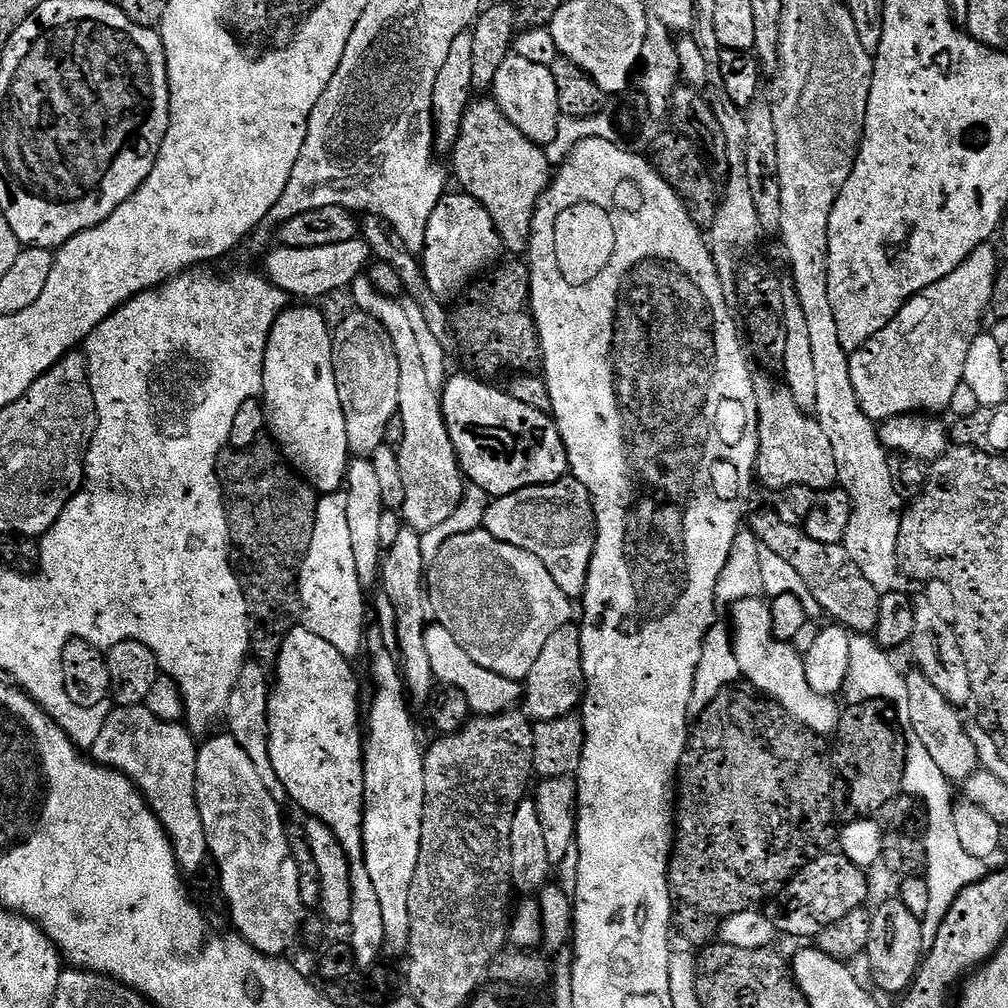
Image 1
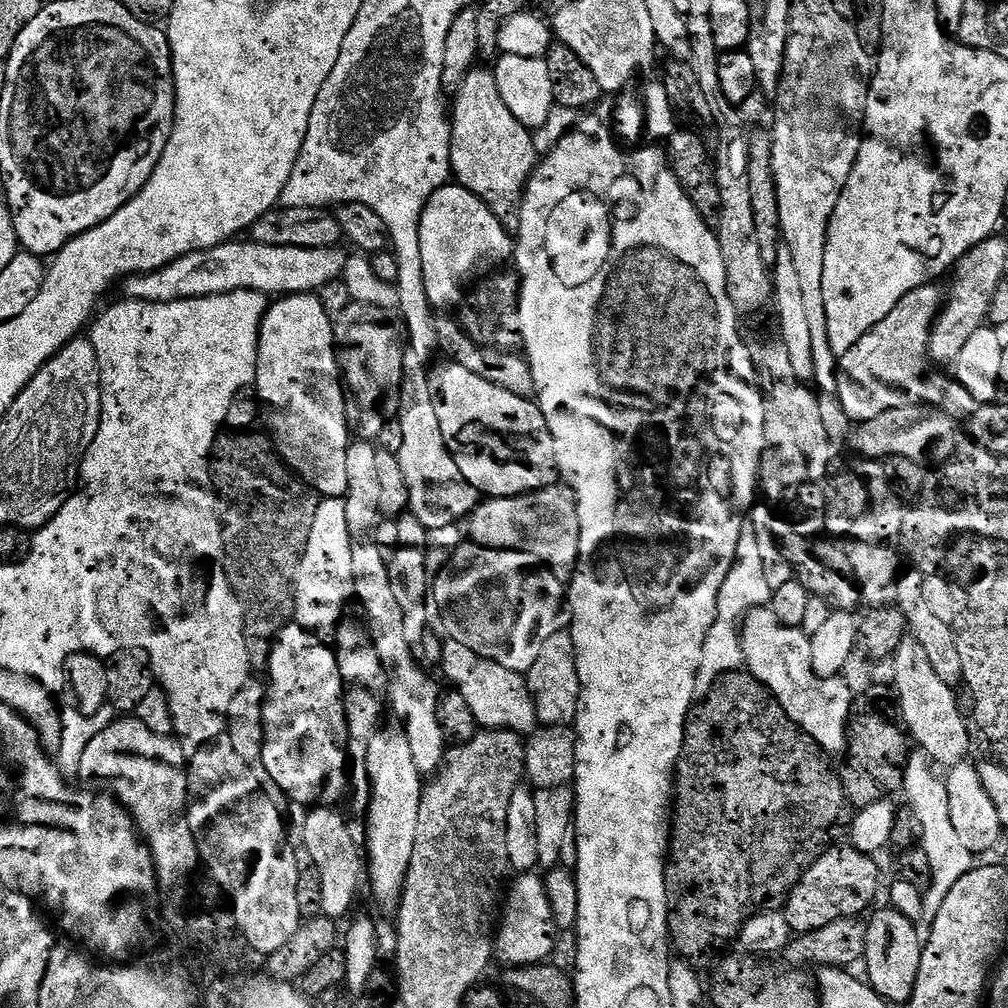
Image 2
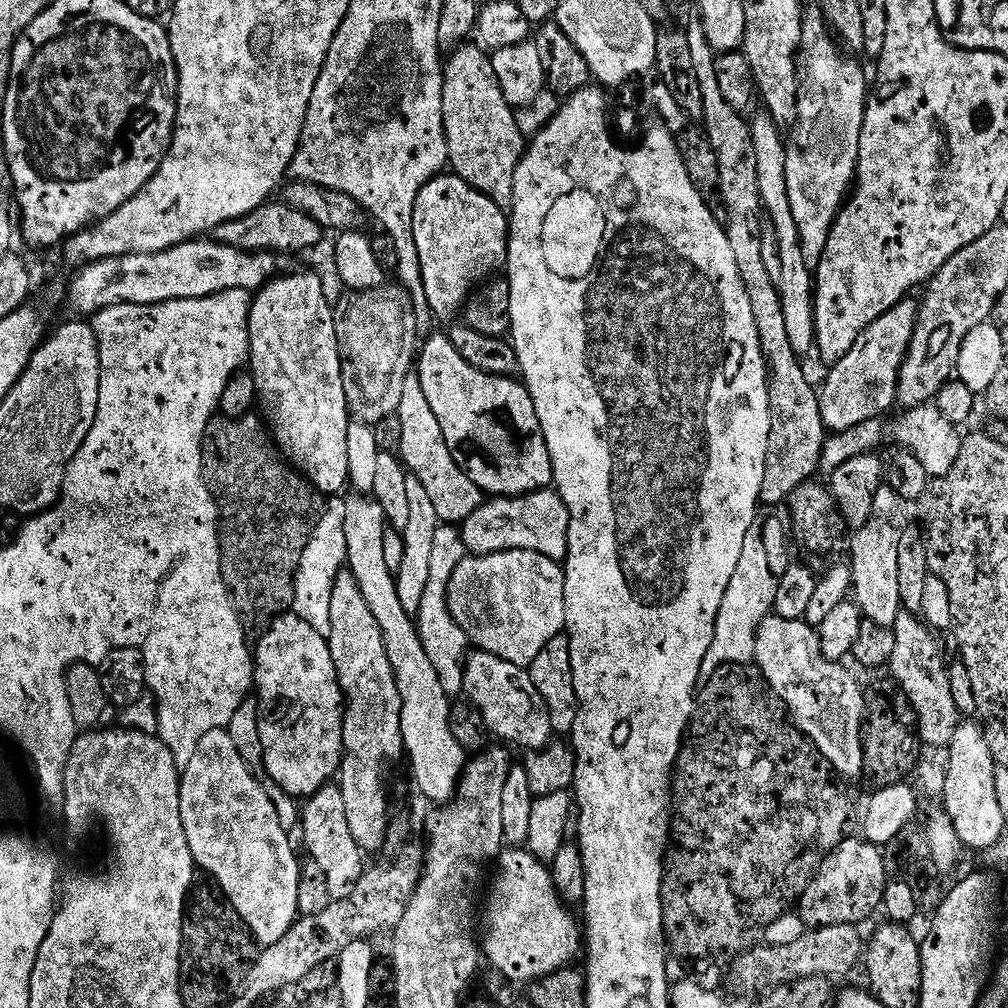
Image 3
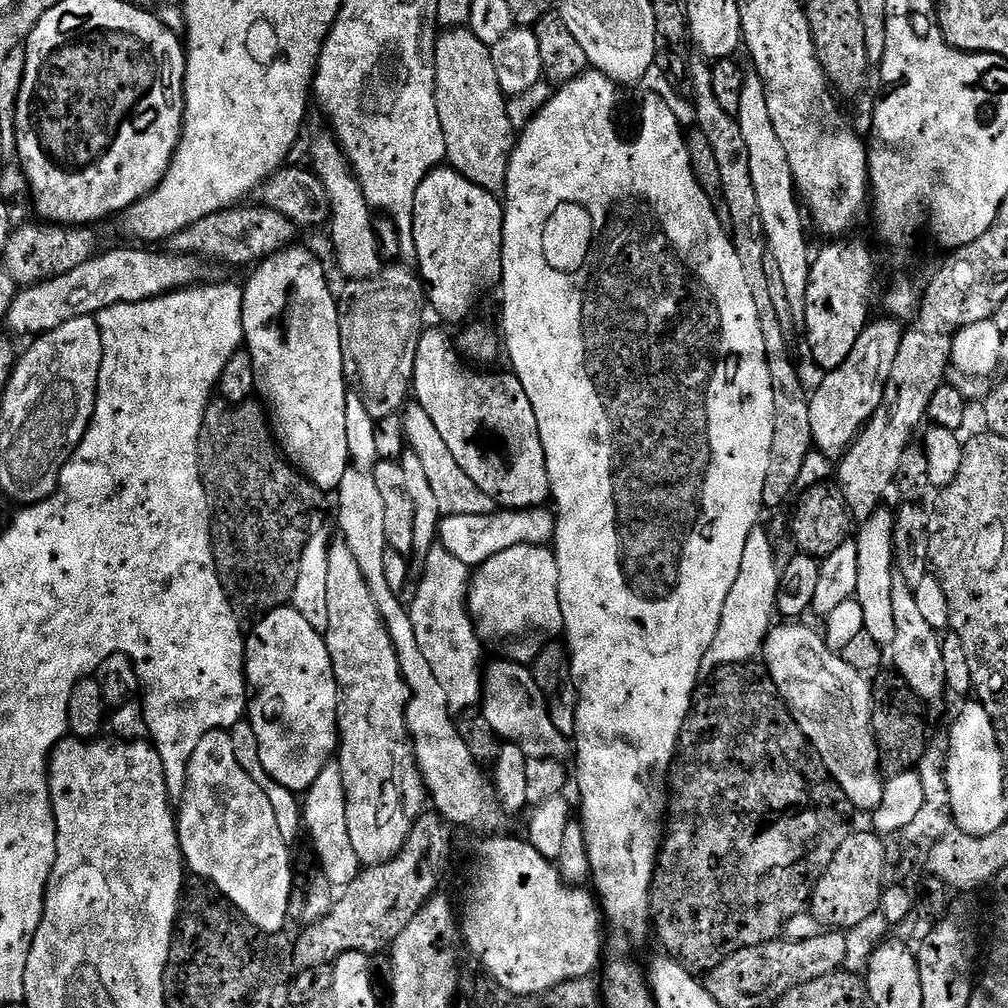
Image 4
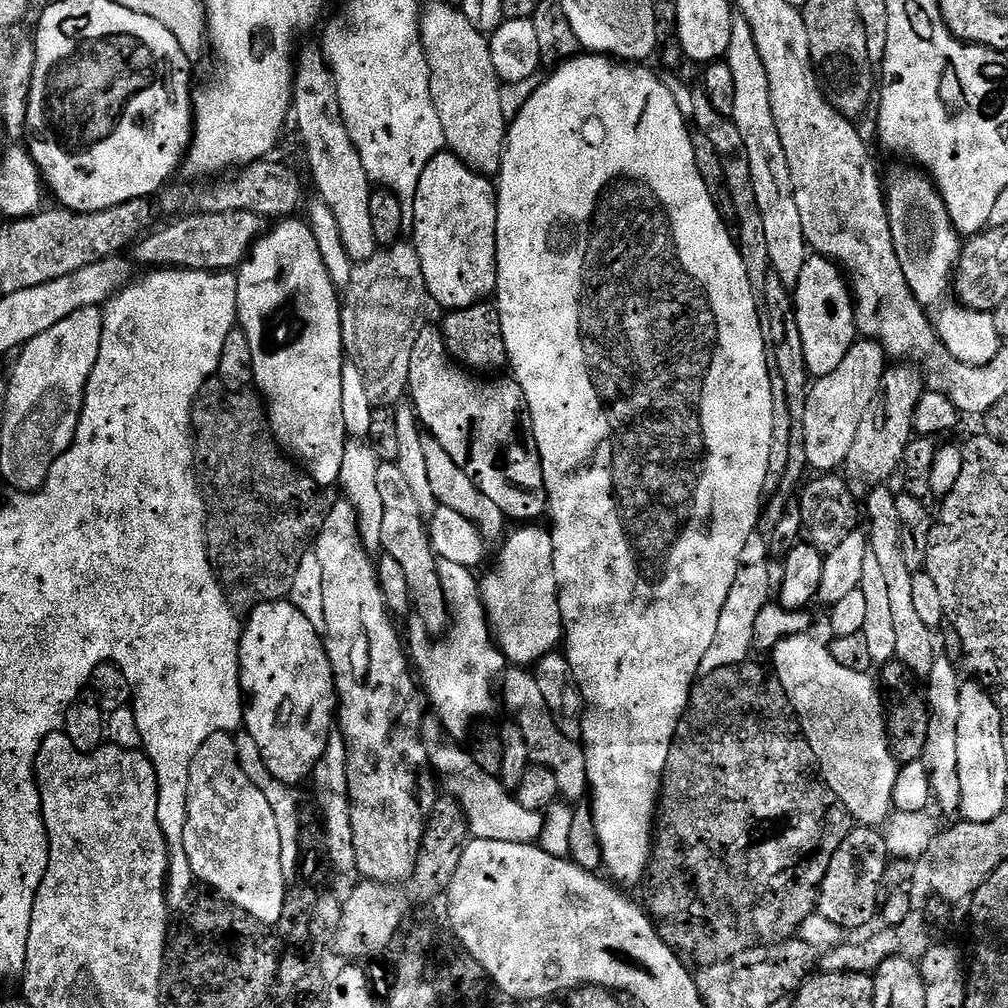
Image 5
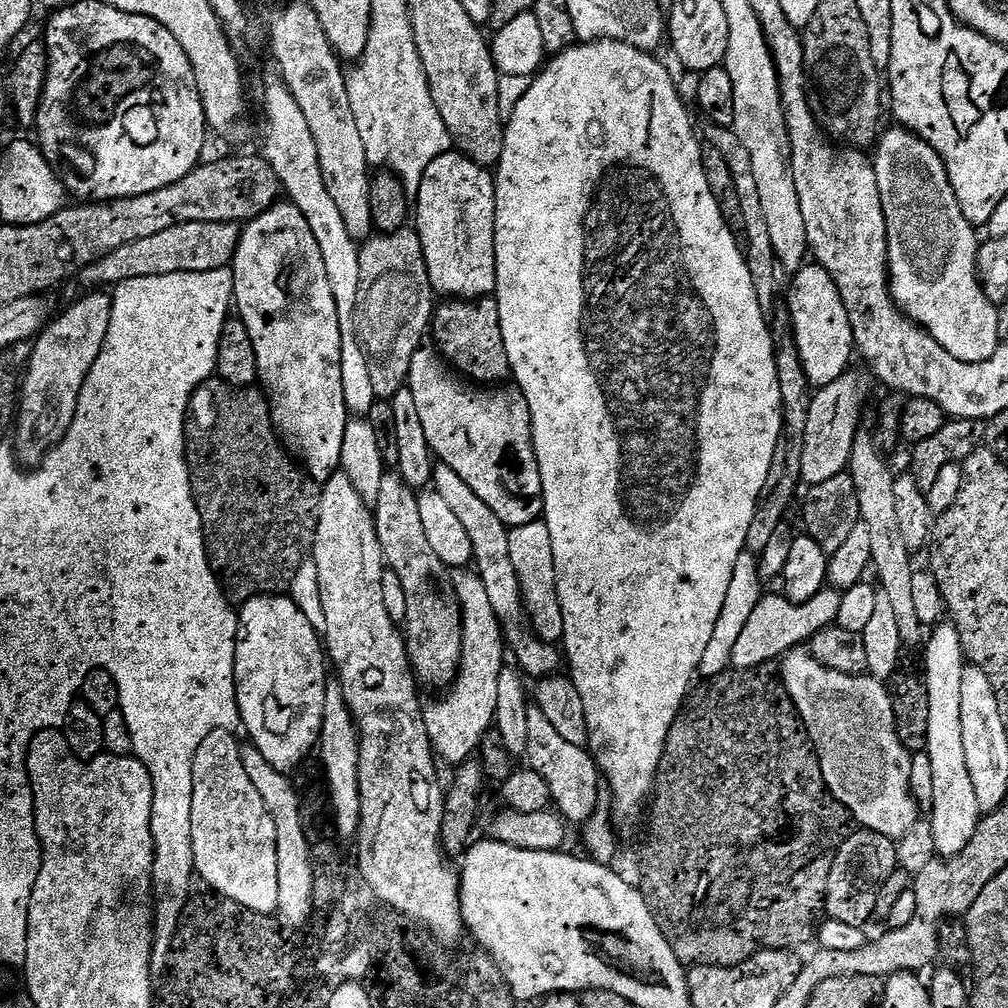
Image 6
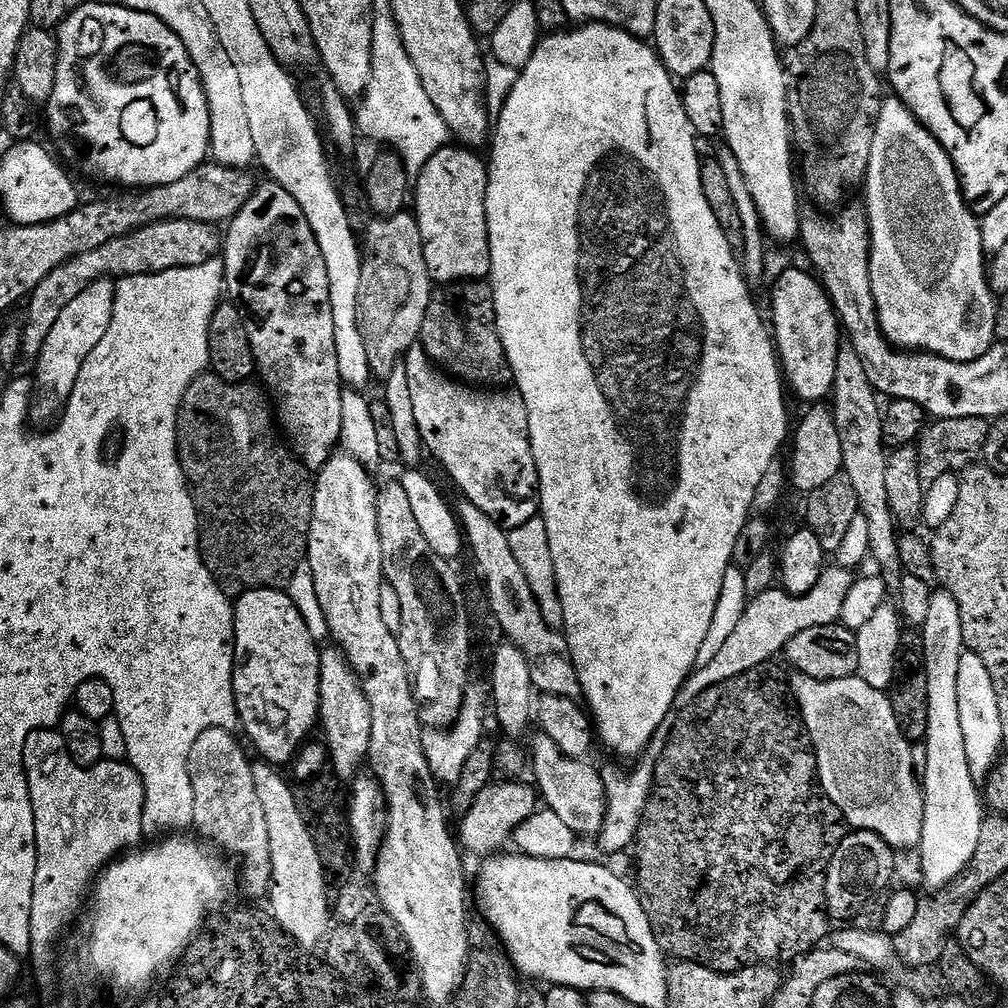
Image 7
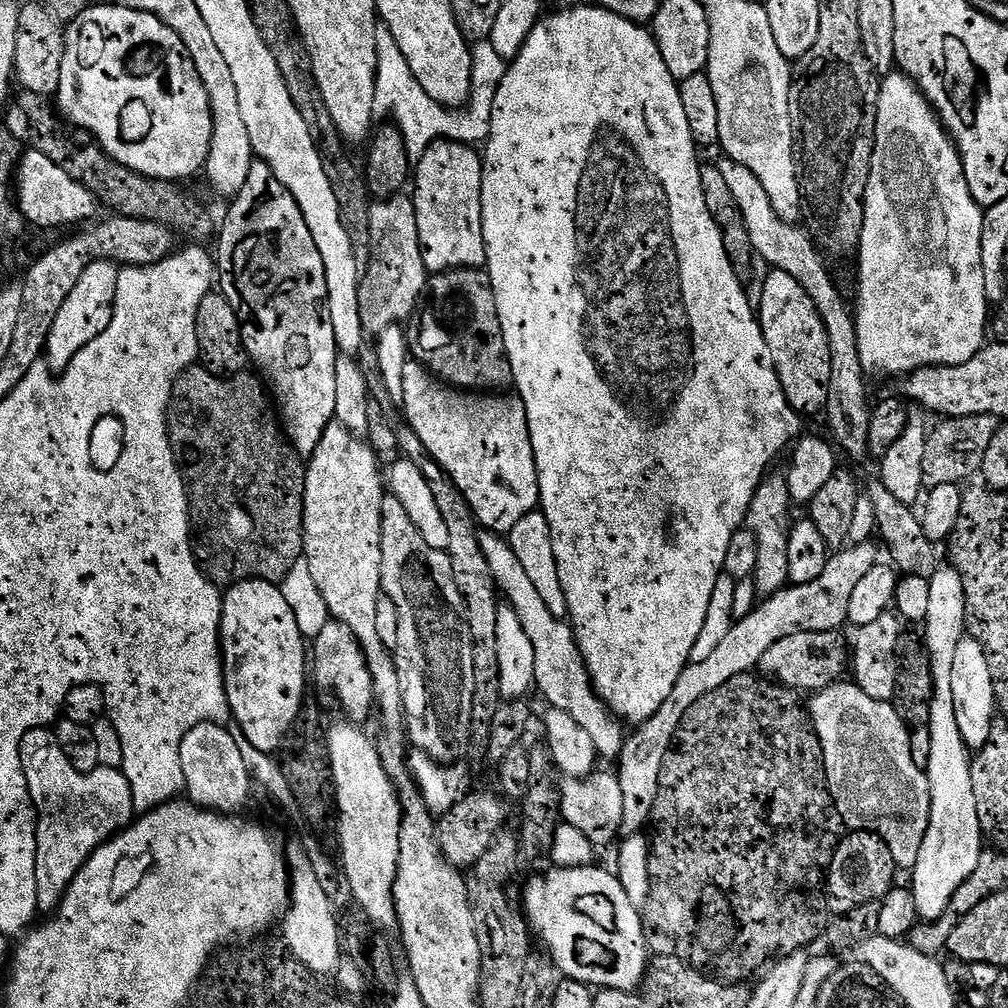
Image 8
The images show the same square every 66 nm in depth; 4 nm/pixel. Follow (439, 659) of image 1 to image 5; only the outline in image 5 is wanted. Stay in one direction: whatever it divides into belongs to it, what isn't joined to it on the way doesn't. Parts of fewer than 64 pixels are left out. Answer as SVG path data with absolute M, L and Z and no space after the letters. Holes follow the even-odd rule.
M509 667L502 676L502 688L503 684L504 704L512 711L511 719L526 738L529 761L552 771L554 778L558 778L558 790L565 801L583 801L590 792L583 743L566 738L566 734L558 730L558 722L554 722L546 706L546 698L542 698L542 690L538 687L535 675L527 667Z

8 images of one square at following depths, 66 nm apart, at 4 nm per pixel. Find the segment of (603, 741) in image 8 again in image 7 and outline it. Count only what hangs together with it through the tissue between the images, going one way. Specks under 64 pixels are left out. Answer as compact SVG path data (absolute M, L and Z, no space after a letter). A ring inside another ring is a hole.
M460 498L454 504L454 512L460 521L462 534L466 539L466 548L476 559L476 568L484 579L484 592L488 595L488 608L496 619L496 624L505 632L507 643L522 650L530 666L530 682L537 693L545 696L565 696L574 701L581 699L580 679L570 654L568 639L563 631L552 628L542 618L530 582L510 550L508 532L494 518L490 518L478 506L469 500ZM458 501L458 502L457 502Z

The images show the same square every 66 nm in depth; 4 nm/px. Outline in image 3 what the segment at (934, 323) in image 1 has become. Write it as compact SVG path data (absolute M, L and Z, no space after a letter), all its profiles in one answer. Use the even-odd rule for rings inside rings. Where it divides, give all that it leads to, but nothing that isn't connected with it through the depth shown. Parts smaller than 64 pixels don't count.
M915 299L901 300L860 335L860 340L854 342L846 358L827 369L828 377L818 395L824 427L829 433L845 432L850 430L850 426L858 426L867 420L883 417L883 412L893 411L892 403L895 405L898 400L896 387L900 381L900 368L904 365L908 347L914 338L917 315L918 304Z

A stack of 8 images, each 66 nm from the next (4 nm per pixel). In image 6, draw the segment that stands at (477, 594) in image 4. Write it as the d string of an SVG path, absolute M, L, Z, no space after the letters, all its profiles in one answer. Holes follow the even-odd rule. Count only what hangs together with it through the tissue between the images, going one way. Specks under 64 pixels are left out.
M543 519L530 522L526 526L518 526L509 531L510 562L514 566L514 574L518 576L520 593L528 613L532 631L541 640L560 642L564 638L562 622L562 606L558 602L558 586L554 570L554 546L550 546L550 530Z

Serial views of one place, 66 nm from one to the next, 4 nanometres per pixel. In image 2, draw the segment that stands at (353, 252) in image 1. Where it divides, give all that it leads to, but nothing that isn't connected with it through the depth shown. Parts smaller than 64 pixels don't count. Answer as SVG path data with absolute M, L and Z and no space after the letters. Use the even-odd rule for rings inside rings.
M229 242L227 244L219 244L210 250L198 250L186 254L182 258L178 258L174 262L170 262L166 266L162 266L153 272L143 272L141 276L130 276L127 280L123 281L122 289L124 288L123 295L129 300L145 300L146 302L170 302L171 300L189 300L190 298L202 298L203 296L217 296L218 294L230 294L234 290L255 290L262 293L262 295L269 298L279 298L297 292L307 292L309 294L319 293L319 288L324 288L327 284L332 284L341 279L344 275L344 261L346 259L345 253L340 253L339 247L334 248L299 248L298 246L266 246L265 244L257 244L255 242L247 242L248 244L236 244L240 242Z

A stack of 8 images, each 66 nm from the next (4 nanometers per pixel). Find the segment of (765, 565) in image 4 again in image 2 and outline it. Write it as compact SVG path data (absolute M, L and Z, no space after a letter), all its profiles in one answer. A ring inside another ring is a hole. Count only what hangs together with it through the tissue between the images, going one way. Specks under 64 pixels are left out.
M755 558L741 559L732 573L726 578L726 582L720 591L720 608L716 612L716 621L706 638L706 646L702 650L702 662L700 673L696 679L697 693L703 694L711 690L712 684L719 676L727 672L738 672L744 668L744 651L740 641L740 619L756 608L769 607L773 589L766 582L766 569ZM744 576L752 576L744 584ZM737 619L737 620L736 620Z

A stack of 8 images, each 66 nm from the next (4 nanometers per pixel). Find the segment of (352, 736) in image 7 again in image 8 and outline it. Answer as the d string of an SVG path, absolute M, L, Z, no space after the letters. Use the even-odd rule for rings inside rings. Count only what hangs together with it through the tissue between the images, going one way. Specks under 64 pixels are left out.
M329 619L326 630L311 645L310 656L314 661L314 676L322 687L332 687L349 721L364 722L368 715L373 715L376 692L372 688L372 675L364 657L364 651L356 636L345 624Z

